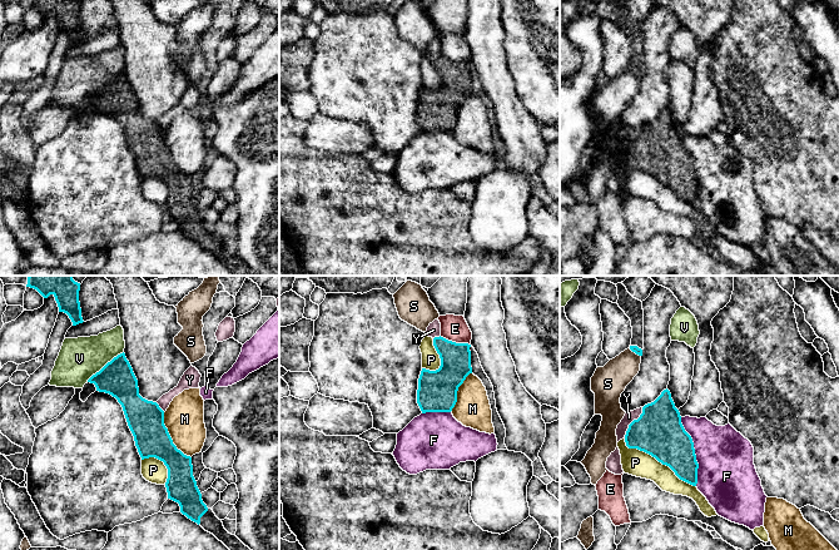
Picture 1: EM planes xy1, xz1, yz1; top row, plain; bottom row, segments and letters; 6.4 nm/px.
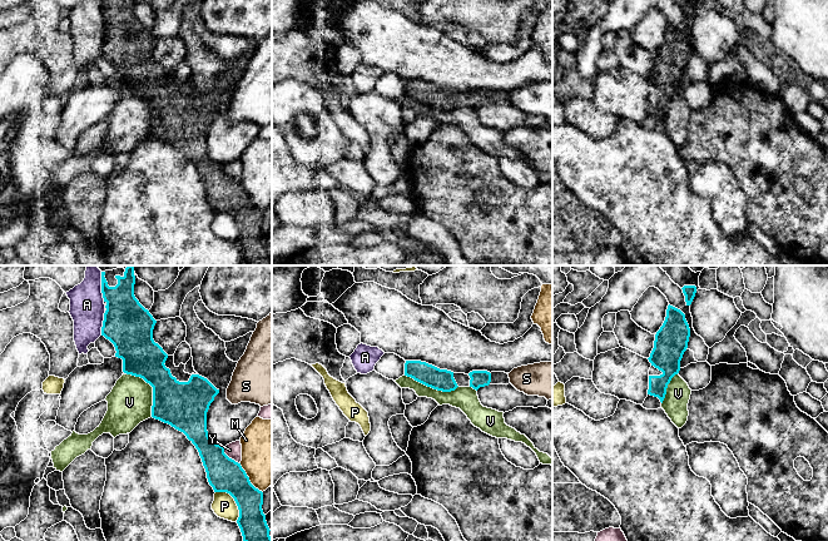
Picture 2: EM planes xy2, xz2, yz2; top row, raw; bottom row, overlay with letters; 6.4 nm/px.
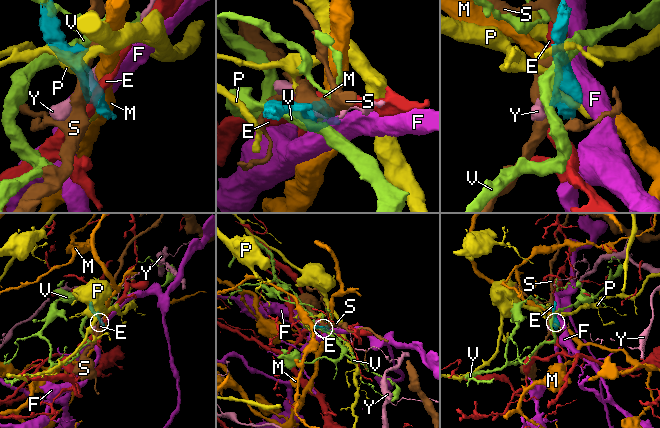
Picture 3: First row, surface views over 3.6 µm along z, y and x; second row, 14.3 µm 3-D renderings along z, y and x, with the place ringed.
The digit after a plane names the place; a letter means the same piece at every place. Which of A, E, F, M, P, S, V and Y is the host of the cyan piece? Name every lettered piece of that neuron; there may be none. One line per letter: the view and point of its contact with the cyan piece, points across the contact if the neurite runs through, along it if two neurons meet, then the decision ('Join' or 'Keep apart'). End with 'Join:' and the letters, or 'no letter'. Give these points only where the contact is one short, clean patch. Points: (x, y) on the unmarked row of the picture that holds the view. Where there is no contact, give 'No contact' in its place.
A: Touches cyan at xy2 (103, 43). Boundary: xy2 (105, 30), (100, 54). Keep apart
E: Touches cyan at xz1 (455, 62). Boundary: xz1 (440, 55), (470, 64). Keep apart
F: Touches cyan at yz1 (694, 171). Keep apart
M: Touches cyan at xy1 (170, 157). Keep apart
P: Touches cyan at yz1 (658, 179). Keep apart
S: Touches cyan at yz1 (635, 72). Keep apart
V: Touches cyan at xy2 (153, 109). Keep apart
Y: Touches cyan at yz1 (631, 142). Boundary: yz1 (643, 127), (639, 135), (629, 144), (624, 157). Keep apart
Join: no letter

